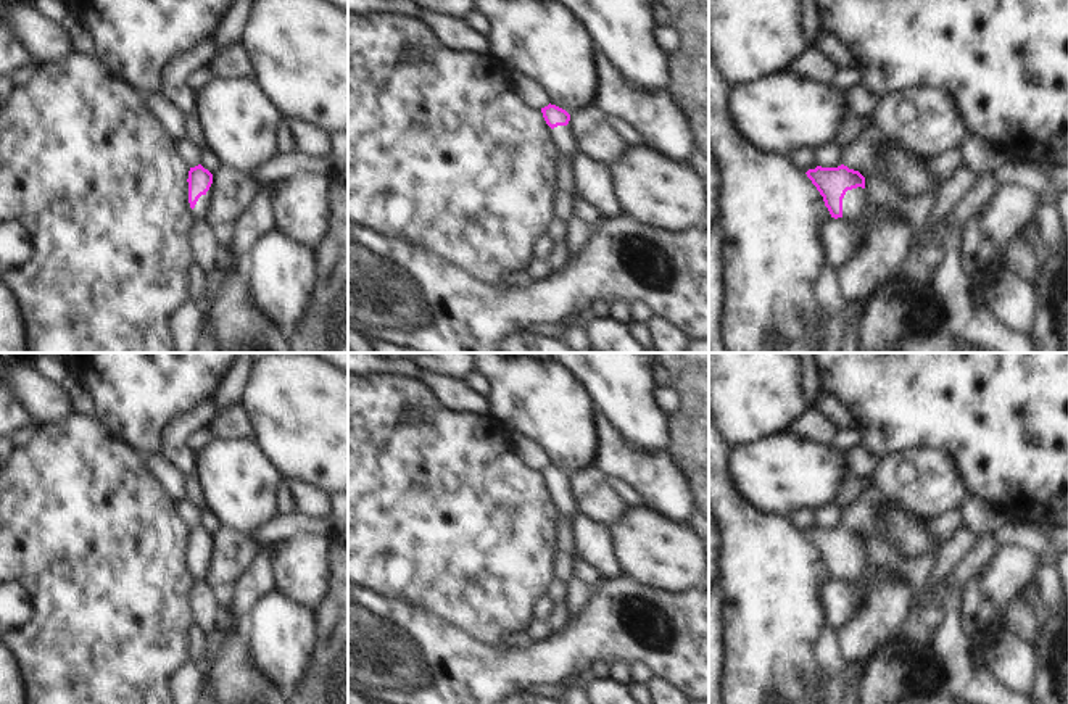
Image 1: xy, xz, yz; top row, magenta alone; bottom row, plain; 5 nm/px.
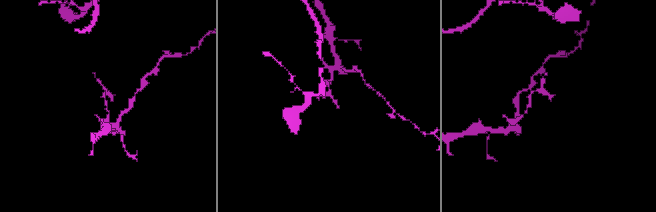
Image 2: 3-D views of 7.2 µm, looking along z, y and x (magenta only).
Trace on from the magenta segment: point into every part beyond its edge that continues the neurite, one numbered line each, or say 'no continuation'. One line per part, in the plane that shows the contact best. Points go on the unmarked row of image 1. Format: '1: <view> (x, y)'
1: yz (888, 604)

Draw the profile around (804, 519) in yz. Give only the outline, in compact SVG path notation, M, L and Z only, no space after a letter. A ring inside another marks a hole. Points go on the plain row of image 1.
M799 509L794 511L788 520L802 533L807 533L809 530L815 530L818 527L815 512L810 509Z

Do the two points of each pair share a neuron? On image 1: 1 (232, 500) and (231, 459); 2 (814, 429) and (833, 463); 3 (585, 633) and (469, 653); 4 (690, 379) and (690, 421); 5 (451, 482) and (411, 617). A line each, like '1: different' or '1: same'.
1: same
2: different
3: same
4: same
5: different

